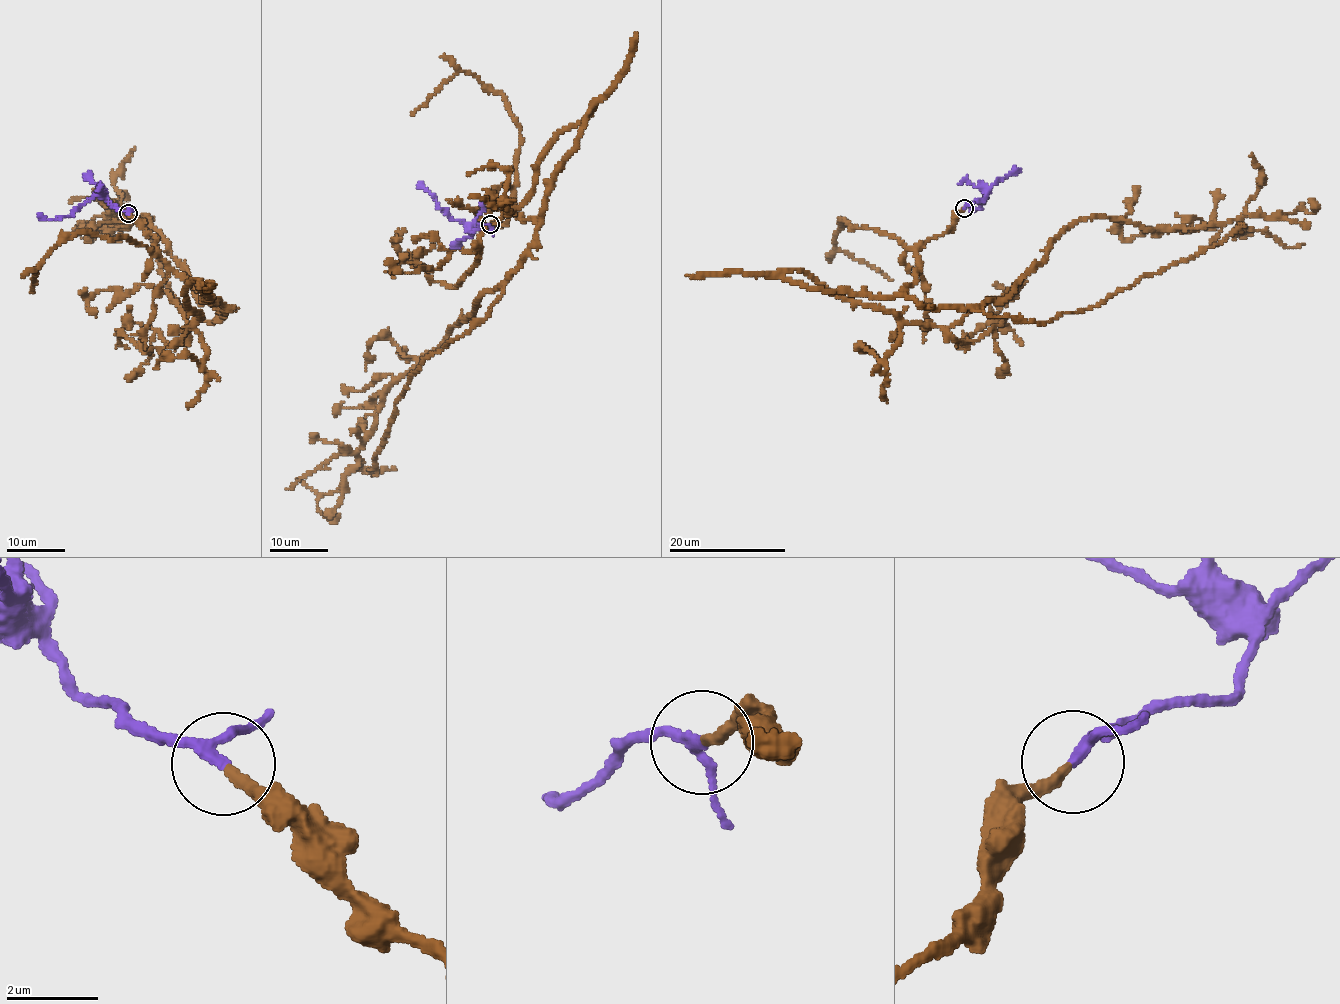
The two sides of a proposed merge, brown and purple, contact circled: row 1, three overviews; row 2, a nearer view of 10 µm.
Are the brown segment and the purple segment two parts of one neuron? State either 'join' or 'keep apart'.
join

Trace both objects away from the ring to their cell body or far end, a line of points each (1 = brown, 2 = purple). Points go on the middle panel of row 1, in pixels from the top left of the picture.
1: (491, 225), (512, 201), (541, 217), (590, 106), (456, 286), (409, 261), (400, 238)
2: (490, 225), (483, 223), (472, 231), (468, 229), (438, 206), (435, 197), (420, 182)

